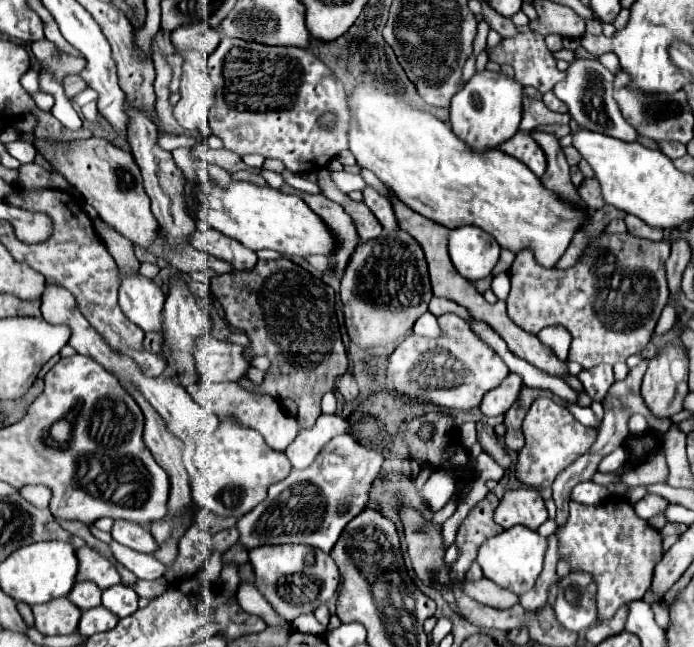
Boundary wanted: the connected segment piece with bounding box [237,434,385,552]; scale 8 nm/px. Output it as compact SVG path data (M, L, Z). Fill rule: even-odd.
M343 434L329 440L309 468L291 470L291 474L285 480L269 488L269 496L257 508L253 508L249 514L239 518L237 522L237 528L241 534L239 542L243 542L247 550L261 544L309 544L309 546L321 548L323 552L331 552L331 548L335 546L347 522L351 522L361 510L365 510L369 500L369 490L383 462L385 462L385 456L381 452L361 446L359 442L353 440L351 434Z

